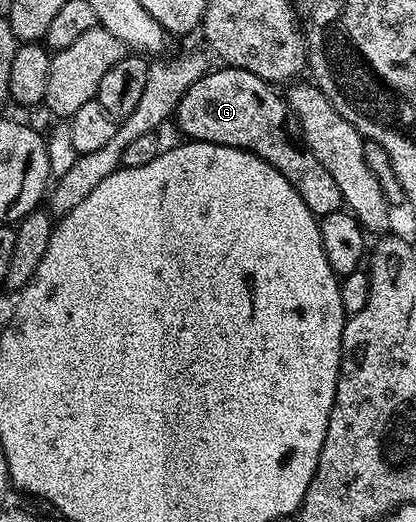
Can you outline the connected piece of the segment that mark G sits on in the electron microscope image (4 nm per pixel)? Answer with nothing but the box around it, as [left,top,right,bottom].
[176,66,343,218]

